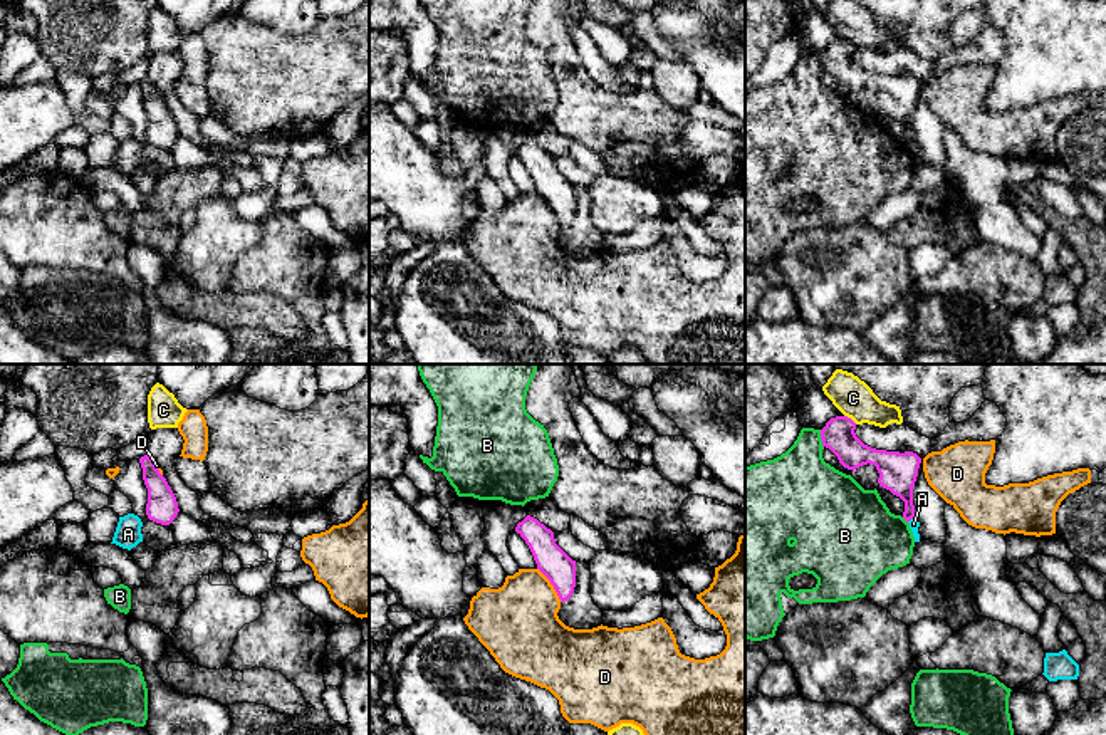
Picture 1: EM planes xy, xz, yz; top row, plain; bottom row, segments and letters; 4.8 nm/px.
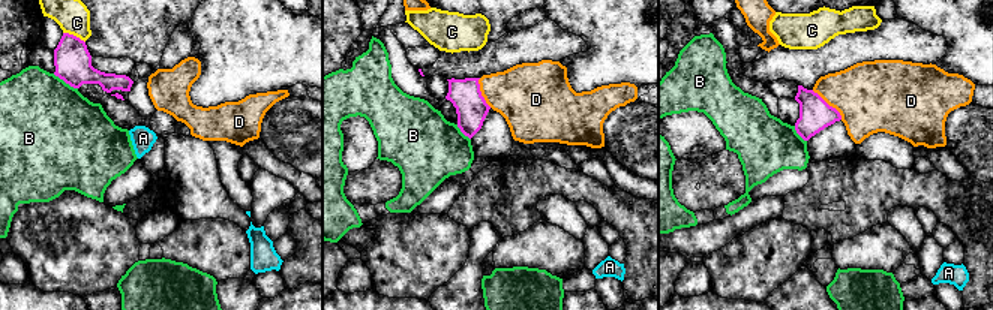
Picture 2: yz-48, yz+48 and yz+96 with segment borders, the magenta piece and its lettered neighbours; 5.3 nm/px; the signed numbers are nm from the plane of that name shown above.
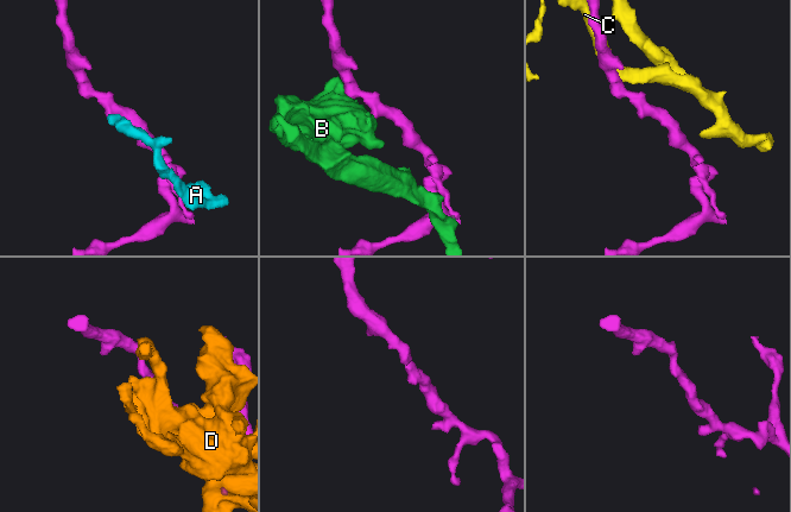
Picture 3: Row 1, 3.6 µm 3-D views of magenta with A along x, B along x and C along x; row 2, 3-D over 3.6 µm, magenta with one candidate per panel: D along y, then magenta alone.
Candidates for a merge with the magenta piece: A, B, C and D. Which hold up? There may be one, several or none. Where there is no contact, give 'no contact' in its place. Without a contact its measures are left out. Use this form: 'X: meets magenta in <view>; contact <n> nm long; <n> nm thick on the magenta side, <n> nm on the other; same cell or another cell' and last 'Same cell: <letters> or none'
A: meets magenta in yz; contact 50 nm long; 180 nm thick on the magenta side, 50 nm on the other; another cell
B: meets magenta in yz; contact 90 nm long; 160 nm thick on the magenta side, 340 nm on the other; another cell
C: meets magenta in yz; contact 80 nm long; 160 nm thick on the magenta side, 180 nm on the other; another cell
D: meets magenta in xz; contact 200 nm long; 150 nm thick on the magenta side, 380 nm on the other; another cell
Same cell: none

